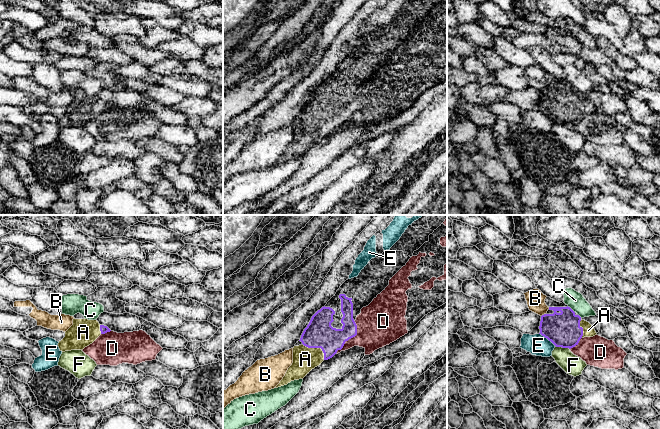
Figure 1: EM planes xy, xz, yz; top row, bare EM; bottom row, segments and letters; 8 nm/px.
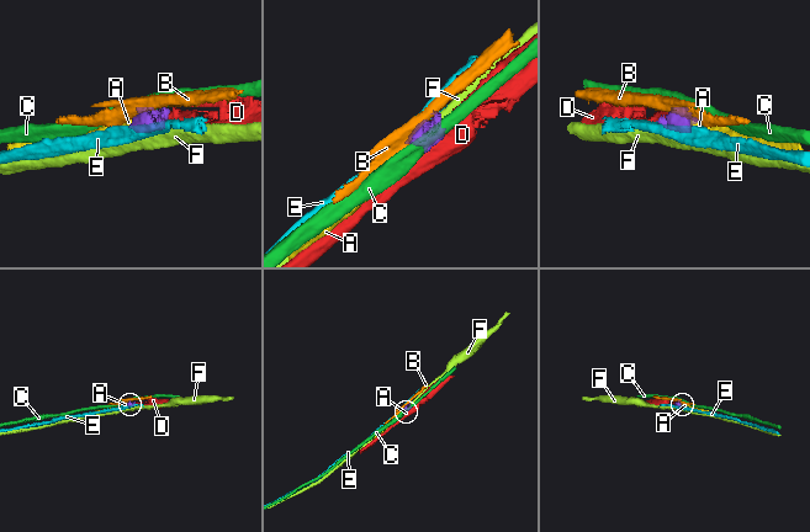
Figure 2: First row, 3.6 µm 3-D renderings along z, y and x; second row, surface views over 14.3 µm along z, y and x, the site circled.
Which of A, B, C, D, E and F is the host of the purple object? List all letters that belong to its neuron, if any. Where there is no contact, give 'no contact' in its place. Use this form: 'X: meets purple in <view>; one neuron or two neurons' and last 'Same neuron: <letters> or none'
A: meets purple in xz; one neuron
B: meets purple in yz; two neurons
C: meets purple in yz; two neurons
D: meets purple in xz; two neurons
E: meets purple in yz; two neurons
F: meets purple in yz; two neurons
Same neuron: A

